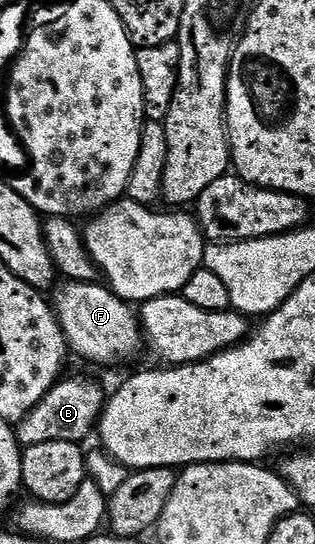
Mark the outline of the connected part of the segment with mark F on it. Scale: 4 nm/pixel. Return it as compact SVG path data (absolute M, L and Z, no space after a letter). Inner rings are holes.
M74 278L53 293L55 296L52 296L52 307L58 315L69 347L73 351L75 348L86 360L102 362L114 360L117 356L136 355L138 347L142 342L144 344L144 329L139 313L105 283L98 283Z

